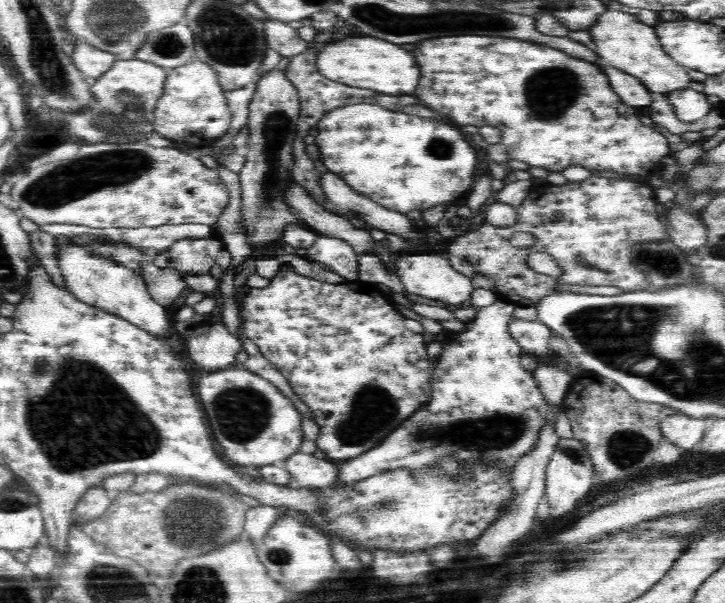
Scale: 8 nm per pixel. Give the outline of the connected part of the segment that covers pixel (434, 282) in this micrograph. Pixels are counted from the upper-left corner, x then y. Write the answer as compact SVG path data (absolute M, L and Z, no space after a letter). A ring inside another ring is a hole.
M412 254L402 256L396 262L396 274L410 294L424 297L426 301L445 301L447 304L466 304L474 288L470 277L456 271L449 259L436 254Z

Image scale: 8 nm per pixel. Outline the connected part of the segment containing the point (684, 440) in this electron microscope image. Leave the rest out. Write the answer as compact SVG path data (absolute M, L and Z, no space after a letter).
M676 413L662 417L658 427L662 431L662 436L669 442L682 446L682 448L690 448L690 446L696 446L702 442L706 424L708 424L708 419L692 418L682 413Z

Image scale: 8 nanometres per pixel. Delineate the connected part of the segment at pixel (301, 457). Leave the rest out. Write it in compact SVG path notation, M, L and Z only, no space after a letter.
M296 451L283 461L292 480L296 482L294 486L320 488L333 485L337 479L339 462L326 462L302 451Z

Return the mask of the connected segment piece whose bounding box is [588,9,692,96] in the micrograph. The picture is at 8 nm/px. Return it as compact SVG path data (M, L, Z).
M608 9L598 16L594 26L588 31L593 40L595 52L604 64L634 76L652 94L660 93L666 96L668 93L689 88L692 80L687 69L663 50L654 26L642 23L636 15Z

